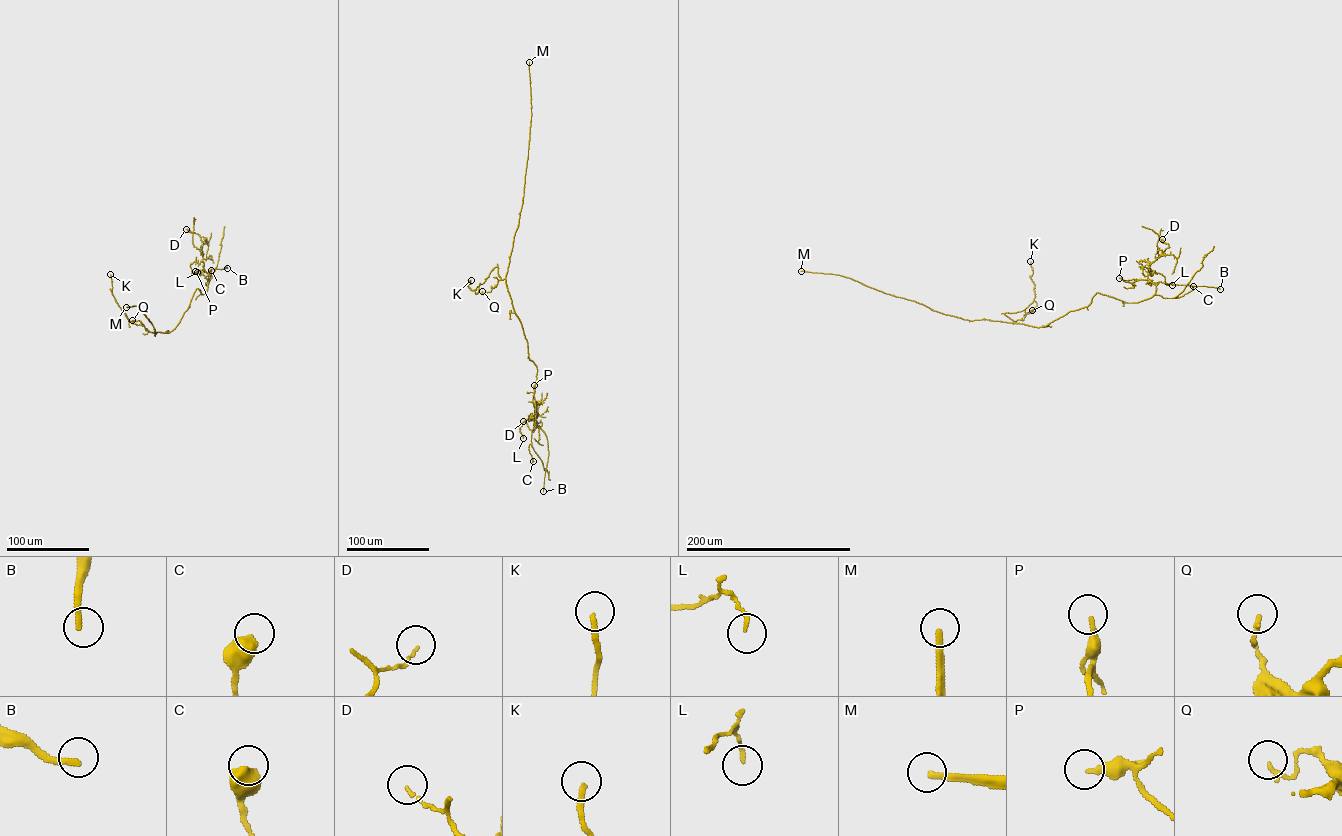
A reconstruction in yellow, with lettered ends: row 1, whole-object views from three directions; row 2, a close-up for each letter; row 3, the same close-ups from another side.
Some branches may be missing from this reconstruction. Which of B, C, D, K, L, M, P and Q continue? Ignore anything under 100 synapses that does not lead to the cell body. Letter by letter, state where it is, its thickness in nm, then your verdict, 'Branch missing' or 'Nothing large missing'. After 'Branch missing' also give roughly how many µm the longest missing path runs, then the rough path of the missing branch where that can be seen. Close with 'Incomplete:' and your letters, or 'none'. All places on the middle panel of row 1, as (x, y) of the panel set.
B: Place: (543, 491). Thickness 240 nm. Branch missing. Missing length about 100 µm
C: Place: (533, 461). Thickness 600 nm. Nothing large missing
D: Place: (523, 421). Thickness 100 nm. Nothing large missing
K: Place: (471, 280). Thickness 200 nm. Nothing large missing
L: Place: (523, 438). Thickness 120 nm. Nothing large missing
M: Place: (529, 62). Thickness 240 nm. Branch missing. Missing length about 300 µm
P: Place: (534, 385). Thickness 200 nm. Nothing large missing
Q: Place: (482, 291). Thickness 160 nm. Nothing large missing
Incomplete: B, M

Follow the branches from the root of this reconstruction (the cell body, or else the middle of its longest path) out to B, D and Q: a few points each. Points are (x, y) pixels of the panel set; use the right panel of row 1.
B: (1030, 326), (1044, 327), (1070, 311), (1086, 307), (1097, 292), (1137, 302), (1150, 298), (1159, 281), (1220, 289)
D: (1030, 326), (1086, 307), (1097, 292), (1127, 302), (1150, 298), (1156, 285), (1149, 266), (1169, 246), (1162, 239)
Q: (1030, 326), (1013, 322), (1023, 319), (1032, 310)

